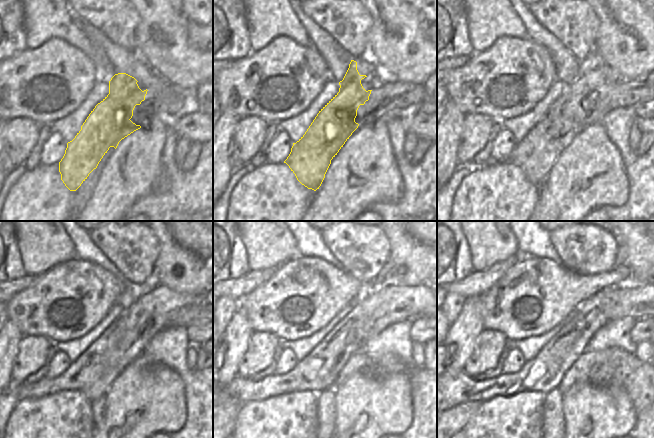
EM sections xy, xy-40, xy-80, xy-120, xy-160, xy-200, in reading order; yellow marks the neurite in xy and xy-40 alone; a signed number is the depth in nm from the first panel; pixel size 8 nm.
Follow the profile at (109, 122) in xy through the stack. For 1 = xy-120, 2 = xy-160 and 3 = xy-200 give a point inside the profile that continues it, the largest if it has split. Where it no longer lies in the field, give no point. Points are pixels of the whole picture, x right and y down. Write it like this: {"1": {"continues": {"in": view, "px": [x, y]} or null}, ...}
{"1": {"continues": {"in": "xy-120", "px": [107, 350]}}, "2": {"continues": {"in": "xy-160", "px": [354, 325]}}, "3": {"continues": {"in": "xy-200", "px": [554, 352]}}}

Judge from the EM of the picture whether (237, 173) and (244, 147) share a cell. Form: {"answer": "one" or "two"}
{"answer": "two"}

